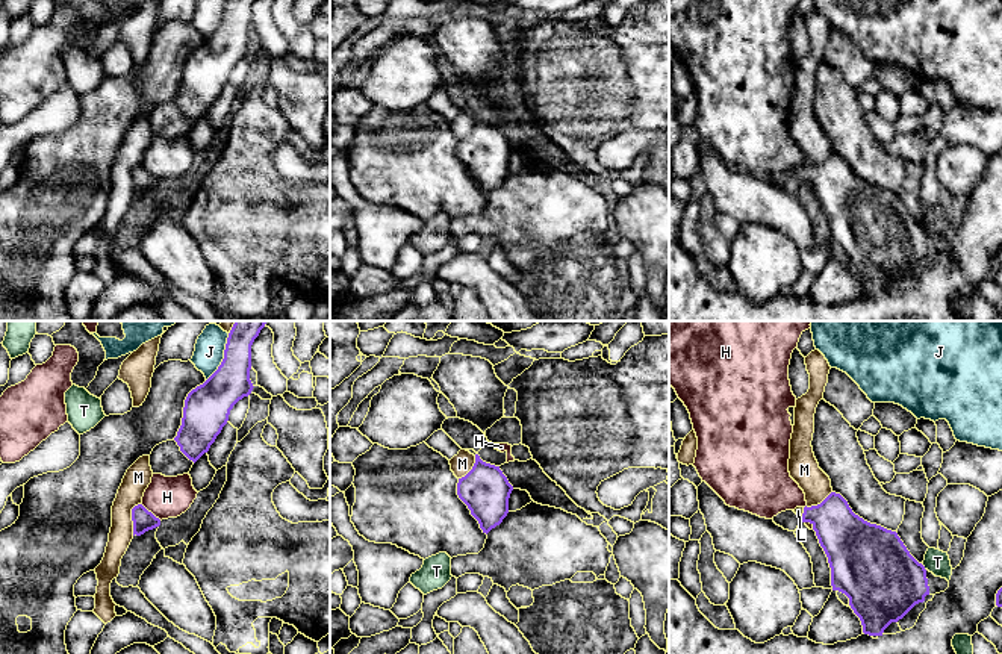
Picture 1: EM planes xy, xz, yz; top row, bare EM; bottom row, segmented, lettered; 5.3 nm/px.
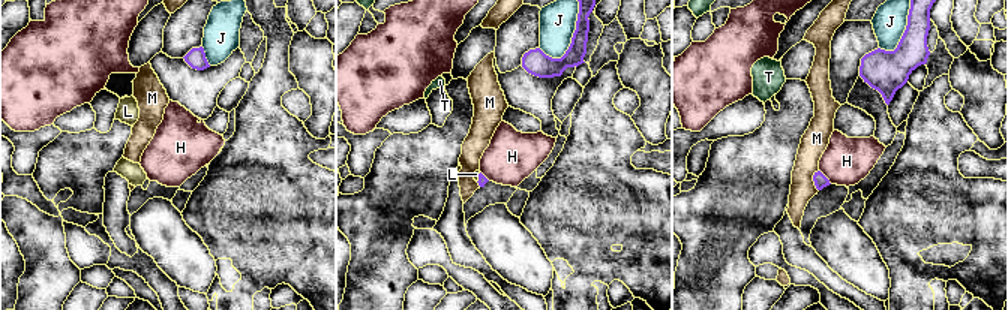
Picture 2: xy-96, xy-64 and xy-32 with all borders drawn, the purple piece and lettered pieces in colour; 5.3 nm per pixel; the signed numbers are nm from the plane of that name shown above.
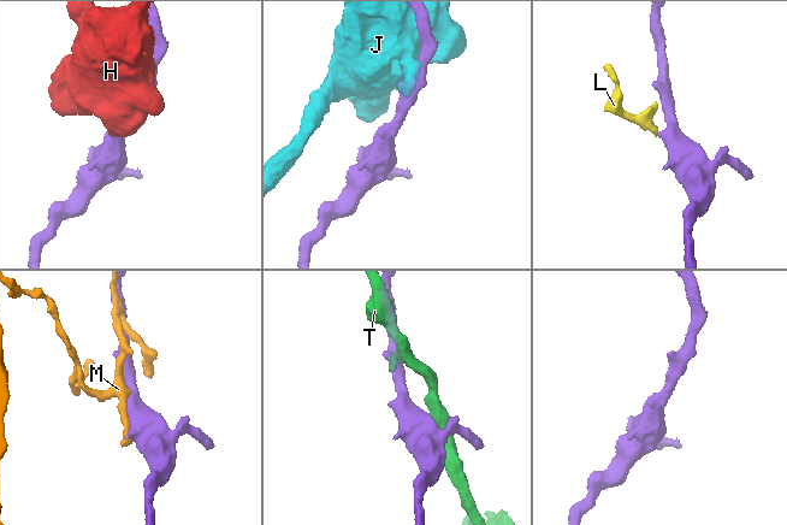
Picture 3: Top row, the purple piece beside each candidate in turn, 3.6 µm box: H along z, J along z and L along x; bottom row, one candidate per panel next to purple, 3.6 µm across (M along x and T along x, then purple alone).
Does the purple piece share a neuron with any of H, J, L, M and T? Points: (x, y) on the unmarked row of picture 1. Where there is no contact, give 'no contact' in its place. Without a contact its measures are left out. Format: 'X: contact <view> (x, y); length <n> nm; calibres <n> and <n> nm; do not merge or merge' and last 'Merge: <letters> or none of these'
H: contact xy (150, 173); length 140 nm; calibres 110 and 220 nm; do not merge
J: contact xy (223, 21); length 260 nm; calibres 240 and 160 nm; do not merge
L: contact yz (802, 174); length 70 nm; calibres 260 and 50 nm; merge
M: contact xy (132, 179); length 180 nm; calibres 110 and 140 nm; do not merge
T: contact yz (924, 229); length 40 nm; calibres 400 and 130 nm; do not merge
Merge: L

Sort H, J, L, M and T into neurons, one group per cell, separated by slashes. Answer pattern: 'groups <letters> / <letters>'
groups H / J / L / M / T

